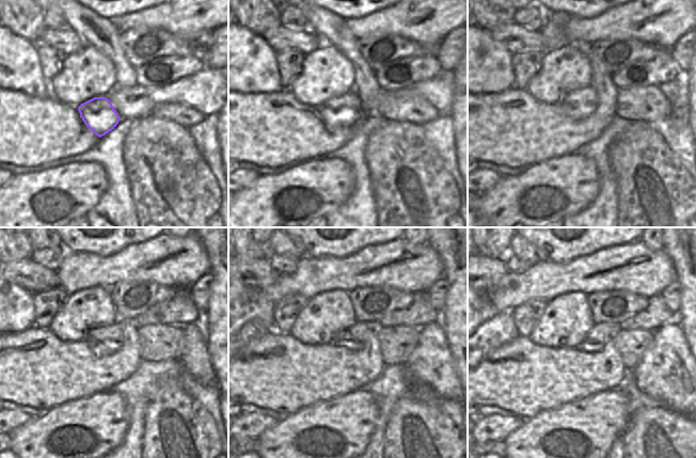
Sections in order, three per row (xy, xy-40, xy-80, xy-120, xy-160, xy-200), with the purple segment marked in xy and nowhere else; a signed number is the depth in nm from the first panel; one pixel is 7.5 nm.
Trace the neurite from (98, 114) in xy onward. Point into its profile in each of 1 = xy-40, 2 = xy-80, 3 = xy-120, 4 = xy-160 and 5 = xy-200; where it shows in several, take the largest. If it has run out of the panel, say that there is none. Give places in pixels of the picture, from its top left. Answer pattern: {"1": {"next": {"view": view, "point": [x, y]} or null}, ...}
{"1": {"next": {"view": "xy-40", "point": [345, 111]}}, "2": {"next": {"view": "xy-80", "point": [579, 105]}}, "3": {"next": {"view": "xy-120", "point": [106, 341]}}, "4": {"next": {"view": "xy-160", "point": [352, 338]}}, "5": {"next": {"view": "xy-200", "point": [600, 333]}}}

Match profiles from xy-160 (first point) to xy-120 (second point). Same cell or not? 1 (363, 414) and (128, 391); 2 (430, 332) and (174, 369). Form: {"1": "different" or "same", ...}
{"1": "different", "2": "different"}

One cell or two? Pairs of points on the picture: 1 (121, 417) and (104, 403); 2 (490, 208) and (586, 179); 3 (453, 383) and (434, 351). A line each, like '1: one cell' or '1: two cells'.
1: one cell
2: one cell
3: one cell

